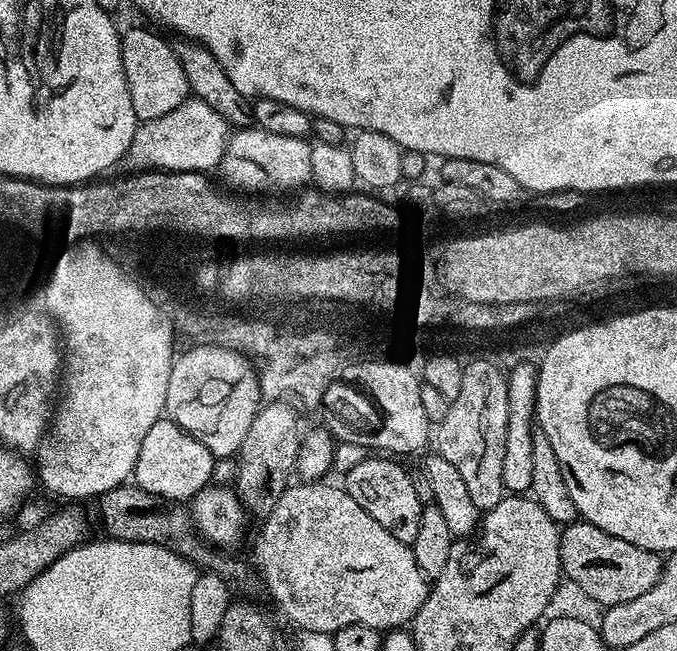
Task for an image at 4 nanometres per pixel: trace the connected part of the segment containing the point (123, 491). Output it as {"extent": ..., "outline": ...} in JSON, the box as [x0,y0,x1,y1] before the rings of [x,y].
{"extent":[98,482,258,594],"outline":[[[125,482],[114,490],[105,492],[99,497],[98,504],[100,504],[100,520],[104,523],[105,530],[108,531],[105,533],[111,539],[125,540],[131,544],[138,542],[162,544],[171,552],[176,552],[179,556],[192,561],[197,569],[207,570],[216,576],[221,576],[240,594],[248,594],[248,591],[258,584],[258,576],[253,569],[252,573],[242,561],[228,556],[232,554],[213,546],[198,534],[196,524],[192,521],[191,511],[183,503],[162,502],[160,497],[152,496],[146,490],[136,487],[135,483]]]}

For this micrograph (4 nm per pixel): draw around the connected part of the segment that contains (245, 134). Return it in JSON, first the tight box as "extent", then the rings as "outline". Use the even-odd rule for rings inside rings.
{"extent":[218,126,312,194],"outline":[[[249,126],[233,131],[224,148],[224,157],[218,165],[218,172],[224,175],[223,183],[229,189],[239,190],[244,194],[288,194],[300,190],[312,179],[310,170],[310,144],[307,139],[286,138],[283,134],[270,134],[266,130]]]}

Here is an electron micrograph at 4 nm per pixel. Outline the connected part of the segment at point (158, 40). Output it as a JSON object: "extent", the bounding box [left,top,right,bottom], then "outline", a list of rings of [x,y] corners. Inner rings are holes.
{"extent":[120,27,189,121],"outline":[[[125,27],[120,37],[120,49],[122,70],[126,74],[137,121],[162,118],[162,114],[170,114],[170,110],[182,106],[182,102],[189,99],[186,70],[182,70],[182,62],[178,62],[175,47],[167,44],[158,33],[148,28]]]}

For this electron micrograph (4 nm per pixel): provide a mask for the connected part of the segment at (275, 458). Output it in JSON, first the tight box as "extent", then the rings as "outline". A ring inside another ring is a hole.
{"extent":[234,399,302,518],"outline":[[[283,399],[265,403],[260,412],[250,422],[250,431],[235,457],[238,466],[234,491],[245,509],[256,511],[260,518],[272,513],[272,507],[282,498],[282,494],[290,486],[288,475],[296,472],[296,459],[302,439],[302,427],[296,412],[290,403]]]}

